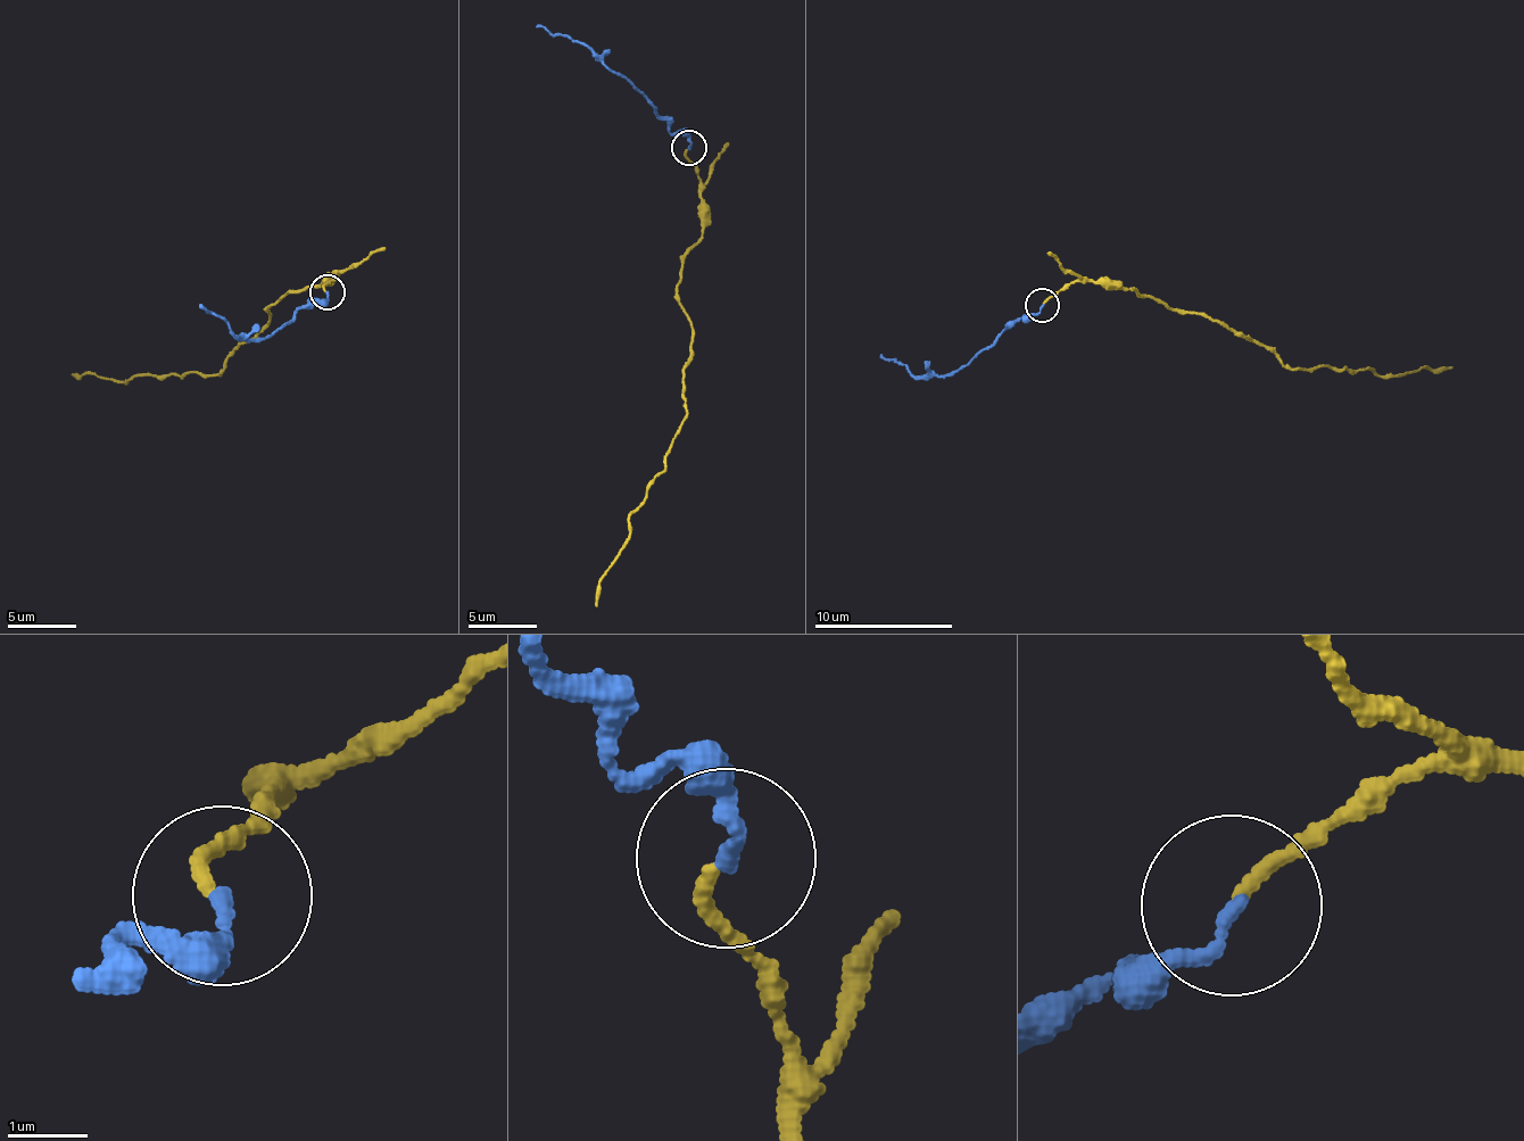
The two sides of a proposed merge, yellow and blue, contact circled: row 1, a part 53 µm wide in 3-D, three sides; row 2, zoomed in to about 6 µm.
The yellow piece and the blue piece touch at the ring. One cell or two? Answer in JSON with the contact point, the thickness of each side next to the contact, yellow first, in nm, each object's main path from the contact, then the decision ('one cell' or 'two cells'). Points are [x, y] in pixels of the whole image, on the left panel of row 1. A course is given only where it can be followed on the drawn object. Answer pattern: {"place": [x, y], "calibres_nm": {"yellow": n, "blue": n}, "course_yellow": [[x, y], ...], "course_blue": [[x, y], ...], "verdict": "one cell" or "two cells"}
{"place": [326, 292], "calibres_nm": {"yellow": 160, "blue": 180}, "course_yellow": [[326, 292], [336, 274], [265, 308], [270, 317], [233, 350], [215, 374], [152, 377], [124, 383], [73, 373]], "course_blue": [[326, 292], [262, 340], [234, 335], [224, 320], [199, 306]], "verdict": "two cells"}

